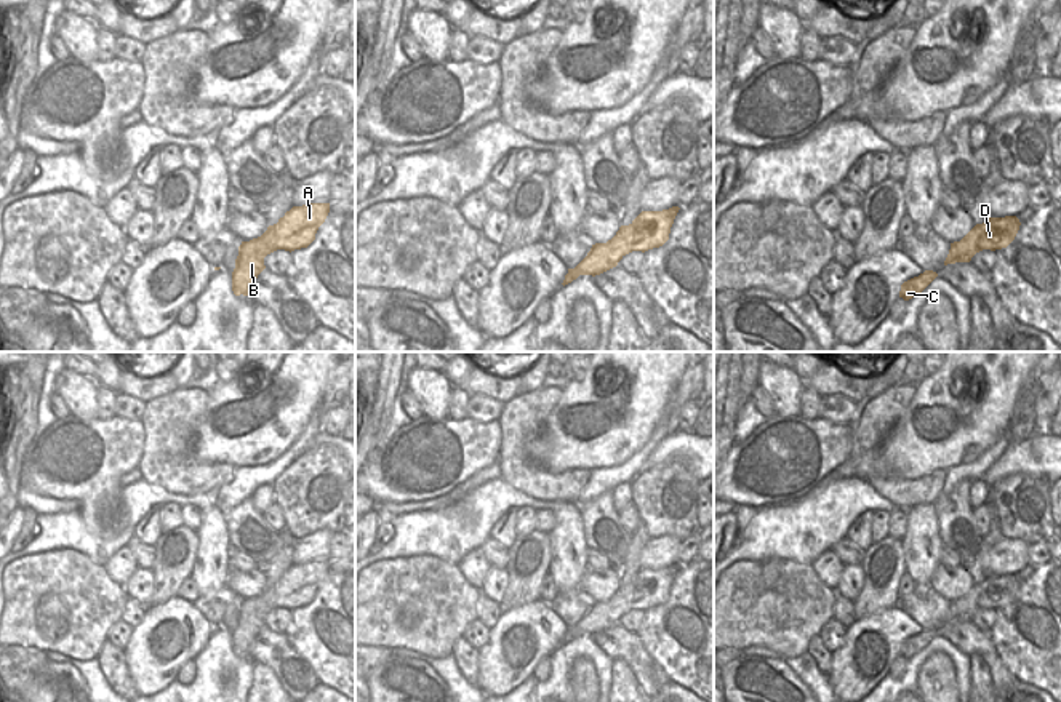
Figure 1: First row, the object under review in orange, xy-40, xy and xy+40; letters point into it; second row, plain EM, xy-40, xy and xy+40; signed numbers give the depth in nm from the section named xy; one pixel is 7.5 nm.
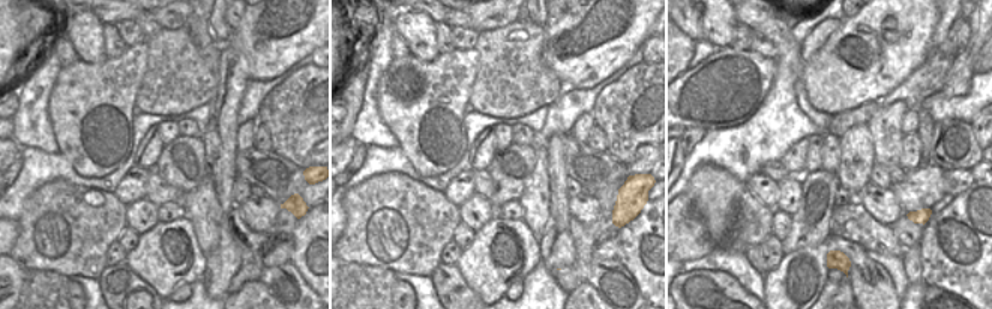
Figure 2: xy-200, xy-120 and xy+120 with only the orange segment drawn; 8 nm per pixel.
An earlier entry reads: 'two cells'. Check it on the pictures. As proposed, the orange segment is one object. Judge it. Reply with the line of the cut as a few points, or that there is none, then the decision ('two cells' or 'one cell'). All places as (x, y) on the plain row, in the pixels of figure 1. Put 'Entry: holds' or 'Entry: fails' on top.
Entry: fails
no cut; one cell

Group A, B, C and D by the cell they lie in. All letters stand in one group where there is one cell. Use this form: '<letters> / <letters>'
A B C D

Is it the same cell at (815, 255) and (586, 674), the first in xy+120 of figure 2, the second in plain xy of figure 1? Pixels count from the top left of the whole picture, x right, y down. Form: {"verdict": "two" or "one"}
{"verdict": "one"}

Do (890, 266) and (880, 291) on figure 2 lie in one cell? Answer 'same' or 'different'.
different

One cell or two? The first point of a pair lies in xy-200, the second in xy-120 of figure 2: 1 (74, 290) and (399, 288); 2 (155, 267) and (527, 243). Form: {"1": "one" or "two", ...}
{"1": "one", "2": "one"}

